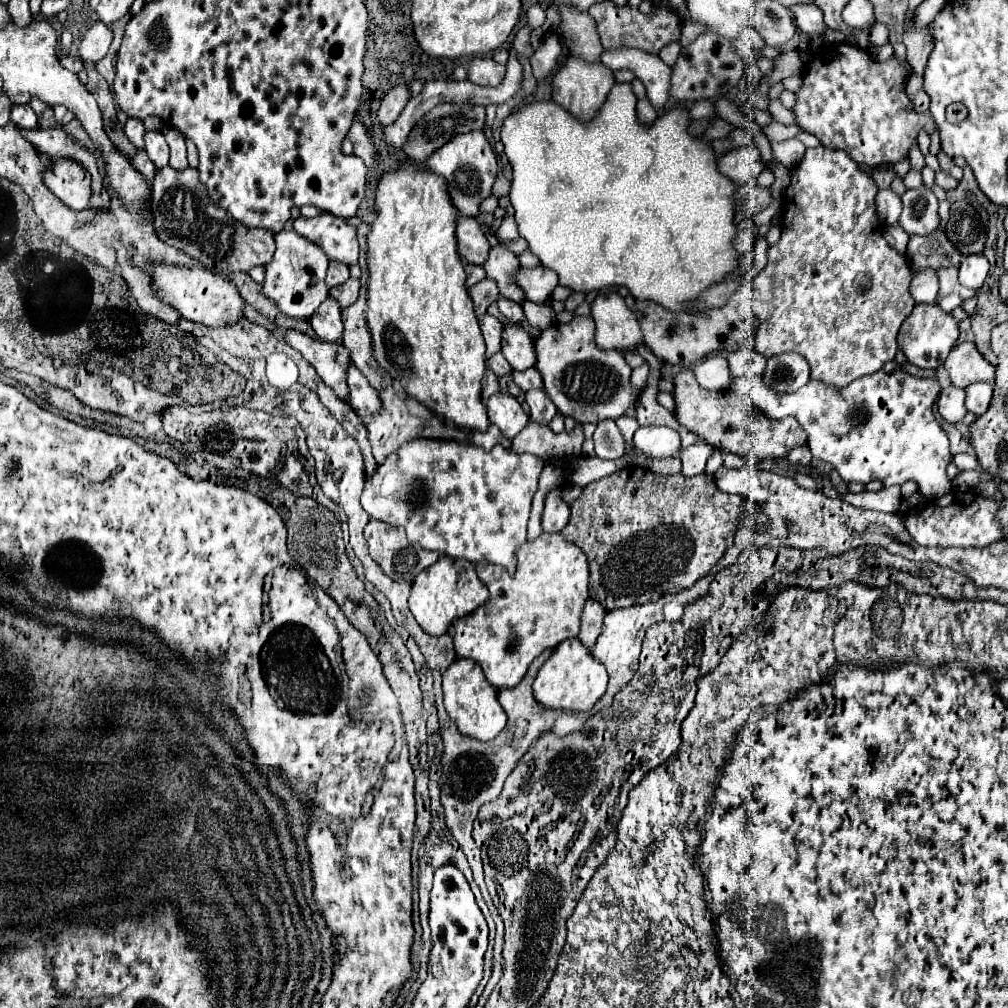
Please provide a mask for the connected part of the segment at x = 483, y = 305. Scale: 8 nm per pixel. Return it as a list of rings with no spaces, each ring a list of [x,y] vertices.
[[[483,279],[481,283],[477,283],[477,285],[469,291],[469,295],[471,295],[471,301],[473,301],[473,305],[475,305],[477,319],[481,321],[483,315],[487,313],[487,307],[497,301],[499,289],[497,289],[497,283],[495,283],[495,281]]]

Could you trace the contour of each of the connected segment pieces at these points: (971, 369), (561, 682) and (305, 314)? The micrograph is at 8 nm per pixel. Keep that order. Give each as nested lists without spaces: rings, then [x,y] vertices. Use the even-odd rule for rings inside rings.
[[[973,343],[957,345],[949,353],[943,367],[949,371],[951,383],[961,389],[969,387],[971,383],[991,383],[995,379],[993,365],[983,359]]]
[[[577,637],[557,645],[557,649],[545,661],[533,683],[535,699],[541,701],[543,707],[553,707],[563,711],[589,711],[603,697],[605,689],[607,689],[605,667],[599,661],[595,661],[595,657],[581,645]]]
[[[281,231],[275,235],[275,255],[269,265],[265,265],[265,281],[261,293],[273,301],[279,311],[287,317],[309,319],[317,313],[321,303],[329,297],[329,289],[325,285],[327,257],[315,247],[315,243],[299,237],[295,231]]]

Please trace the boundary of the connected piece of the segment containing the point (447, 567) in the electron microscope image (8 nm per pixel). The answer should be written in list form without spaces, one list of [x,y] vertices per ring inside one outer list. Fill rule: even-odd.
[[[439,557],[435,565],[427,567],[423,573],[415,577],[413,587],[411,587],[411,597],[409,597],[409,609],[425,633],[439,637],[447,633],[455,617],[471,615],[487,599],[489,599],[487,587],[477,579],[475,565],[471,565],[469,561],[455,561],[451,557]]]

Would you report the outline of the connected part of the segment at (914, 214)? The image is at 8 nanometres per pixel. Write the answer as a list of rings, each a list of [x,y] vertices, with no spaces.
[[[919,187],[909,189],[901,195],[903,213],[899,217],[899,225],[909,235],[931,235],[939,225],[937,215],[937,199],[933,191]]]

